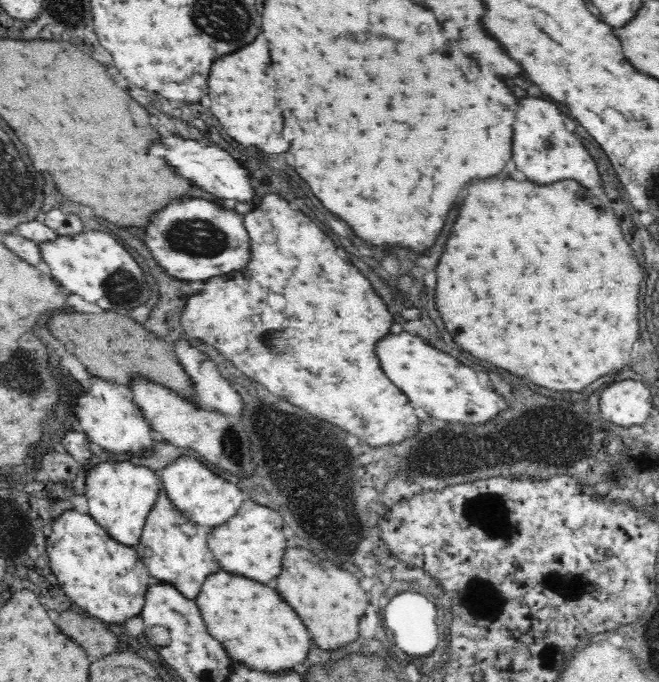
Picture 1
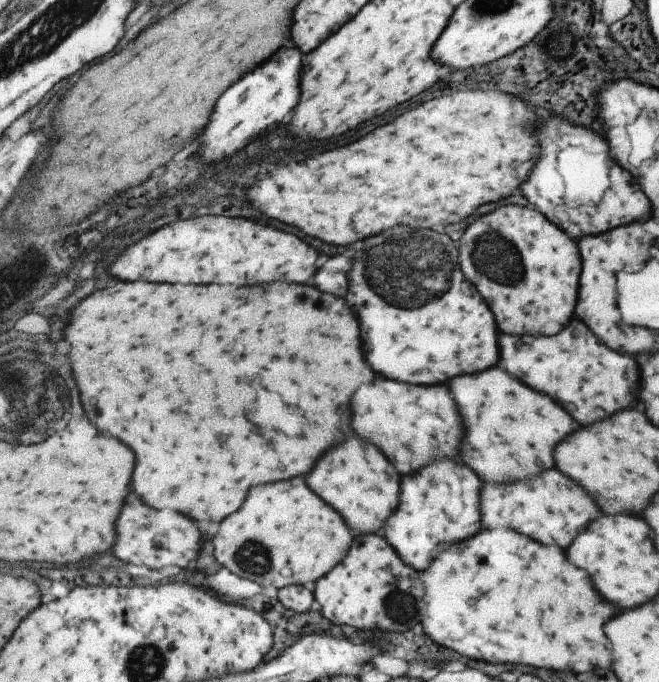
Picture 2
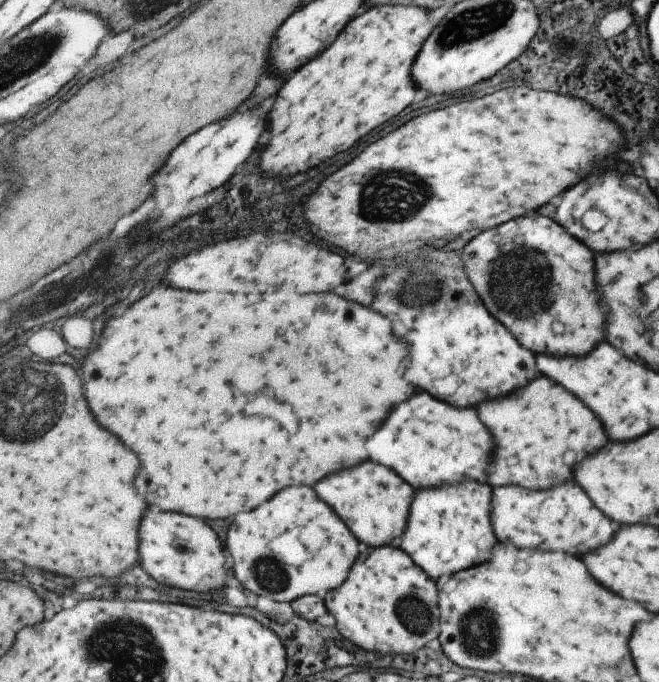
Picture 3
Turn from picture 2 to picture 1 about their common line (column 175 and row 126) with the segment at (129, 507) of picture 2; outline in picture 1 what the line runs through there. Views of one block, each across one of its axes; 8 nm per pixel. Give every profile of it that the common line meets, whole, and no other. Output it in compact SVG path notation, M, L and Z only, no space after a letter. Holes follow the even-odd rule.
M522 98L520 108L516 110L516 126L512 126L514 164L520 172L524 172L526 178L532 178L532 182L548 184L558 182L560 178L572 178L584 182L586 188L594 188L601 180L596 163L580 142L581 138L572 136L572 132L566 130L564 120L566 116L558 110L556 104L542 98Z

